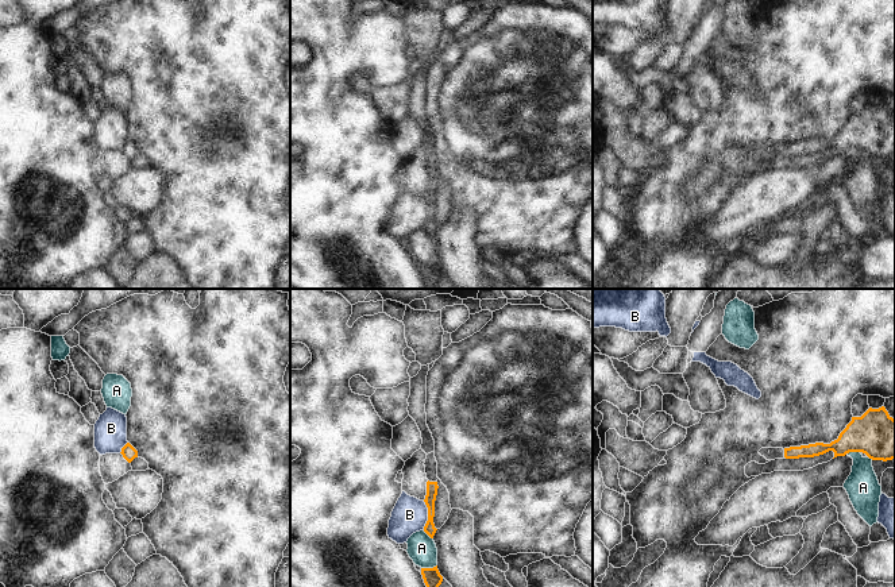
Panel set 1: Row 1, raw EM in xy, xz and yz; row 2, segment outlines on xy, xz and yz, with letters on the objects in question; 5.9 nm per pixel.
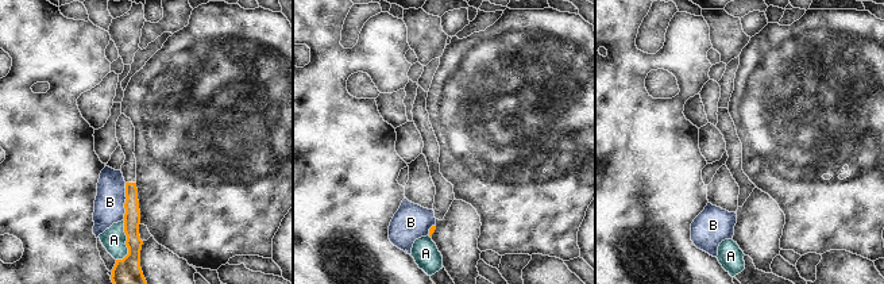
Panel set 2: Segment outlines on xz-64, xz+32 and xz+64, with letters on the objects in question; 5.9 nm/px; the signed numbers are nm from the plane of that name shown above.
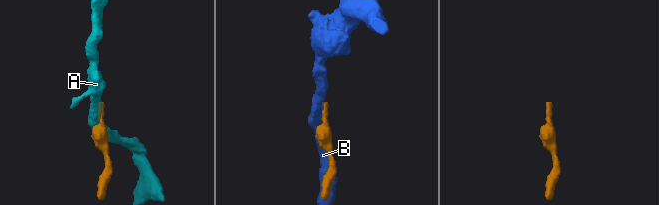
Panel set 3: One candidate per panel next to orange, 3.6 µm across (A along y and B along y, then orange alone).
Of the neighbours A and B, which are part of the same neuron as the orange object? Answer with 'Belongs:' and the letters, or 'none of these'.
Belongs: none of these

